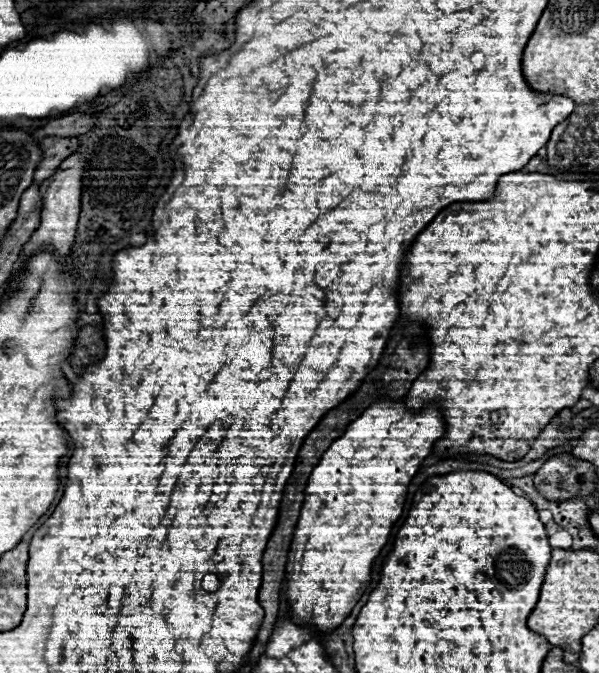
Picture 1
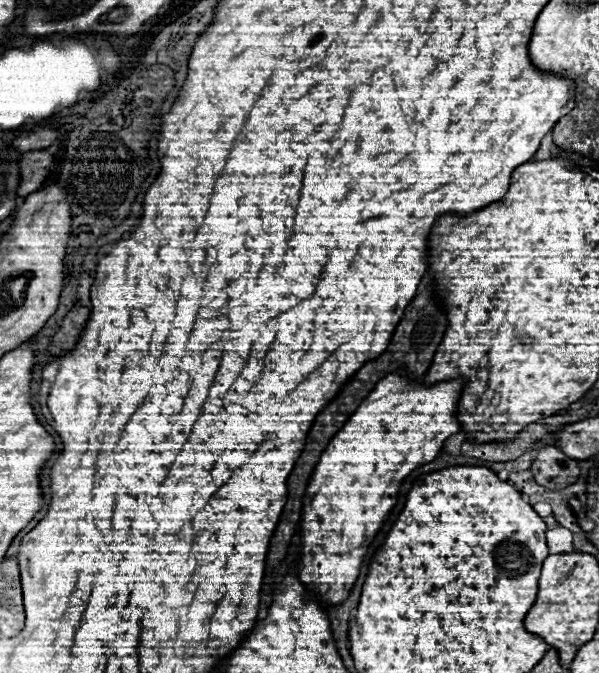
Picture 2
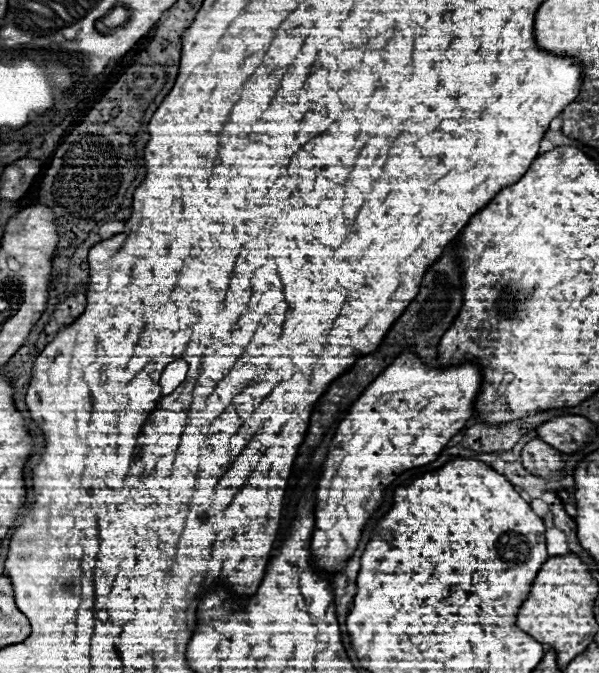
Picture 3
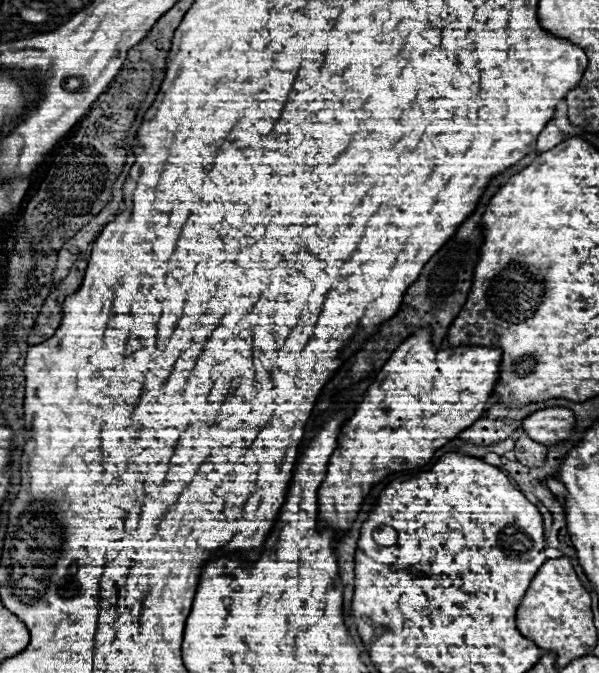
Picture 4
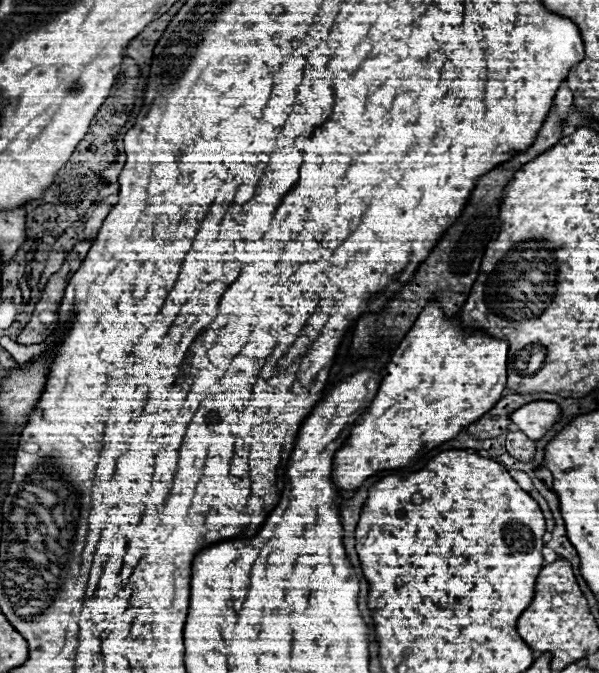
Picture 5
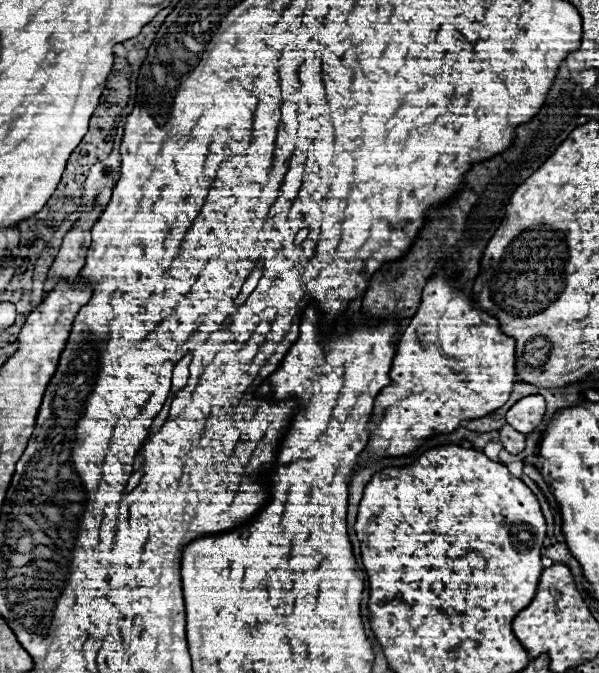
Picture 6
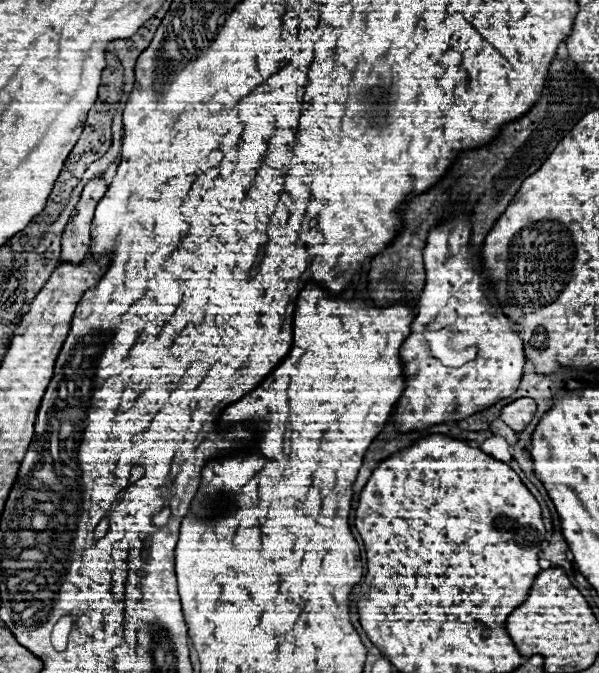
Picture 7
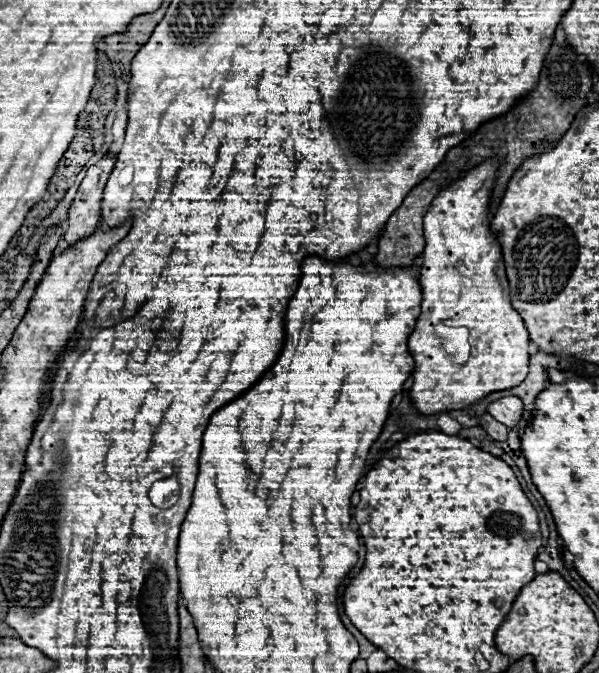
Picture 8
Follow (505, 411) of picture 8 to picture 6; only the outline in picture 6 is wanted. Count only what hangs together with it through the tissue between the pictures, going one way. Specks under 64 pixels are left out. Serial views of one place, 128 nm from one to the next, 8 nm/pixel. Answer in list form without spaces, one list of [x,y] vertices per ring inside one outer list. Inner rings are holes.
[[[532,394],[526,396],[522,400],[518,400],[518,404],[514,404],[508,412],[506,412],[506,422],[516,428],[522,434],[530,434],[536,430],[536,426],[540,424],[542,416],[546,412],[546,402],[542,396]]]

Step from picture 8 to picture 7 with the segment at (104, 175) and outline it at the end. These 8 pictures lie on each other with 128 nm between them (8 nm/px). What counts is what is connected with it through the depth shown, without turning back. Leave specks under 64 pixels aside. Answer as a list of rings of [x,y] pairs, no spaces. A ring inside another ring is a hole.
[[[102,176],[90,178],[90,182],[84,186],[80,200],[74,208],[74,214],[70,216],[70,222],[62,234],[62,260],[60,262],[70,260],[78,264],[78,260],[84,260],[84,256],[88,256],[94,208],[98,200],[104,196],[104,192],[106,192],[106,182]]]

